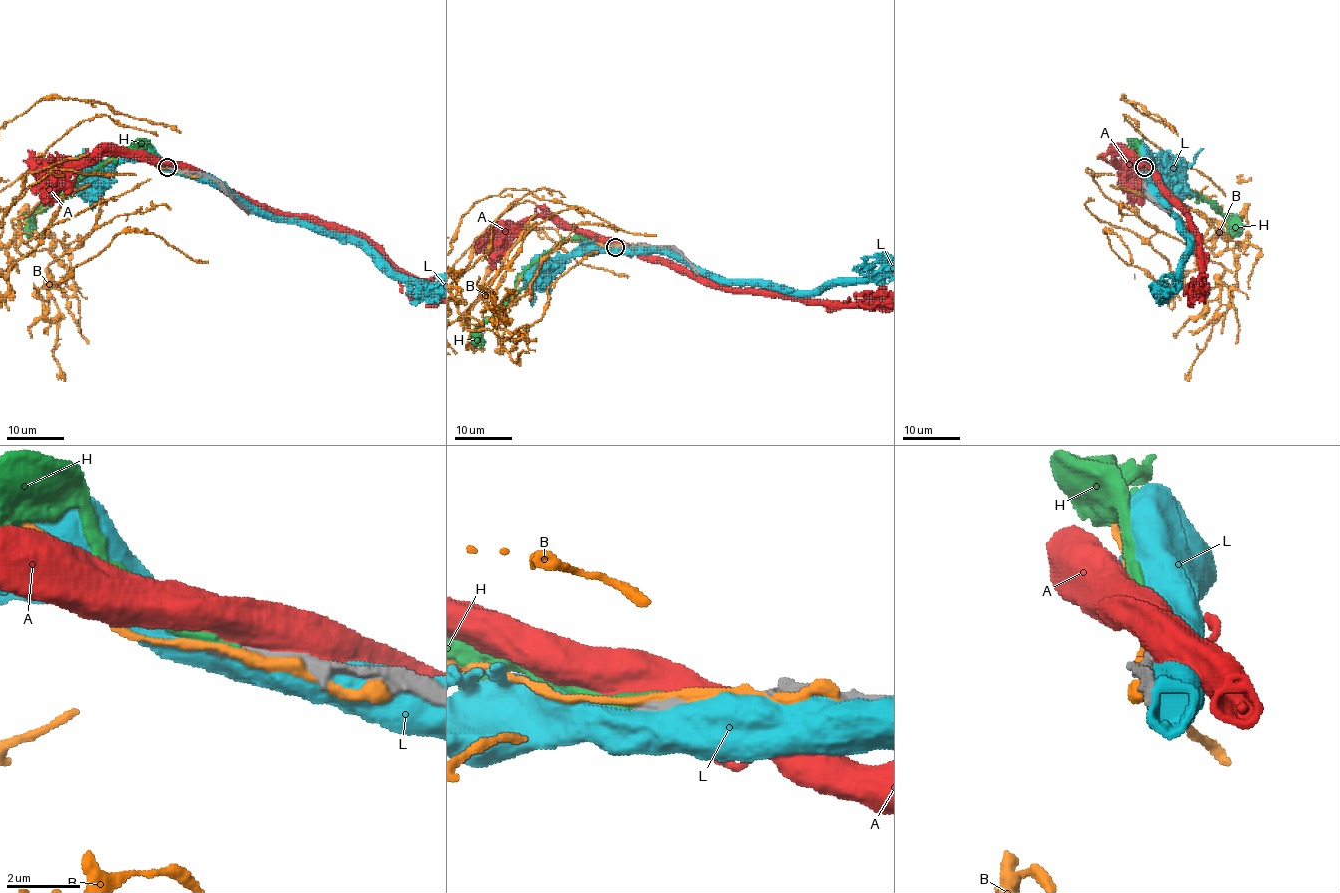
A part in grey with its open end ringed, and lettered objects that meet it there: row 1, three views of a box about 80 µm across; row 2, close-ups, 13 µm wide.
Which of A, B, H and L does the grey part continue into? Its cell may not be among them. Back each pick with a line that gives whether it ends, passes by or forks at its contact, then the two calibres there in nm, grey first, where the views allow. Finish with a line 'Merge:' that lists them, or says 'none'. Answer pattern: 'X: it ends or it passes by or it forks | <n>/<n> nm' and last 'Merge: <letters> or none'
Merge: none

